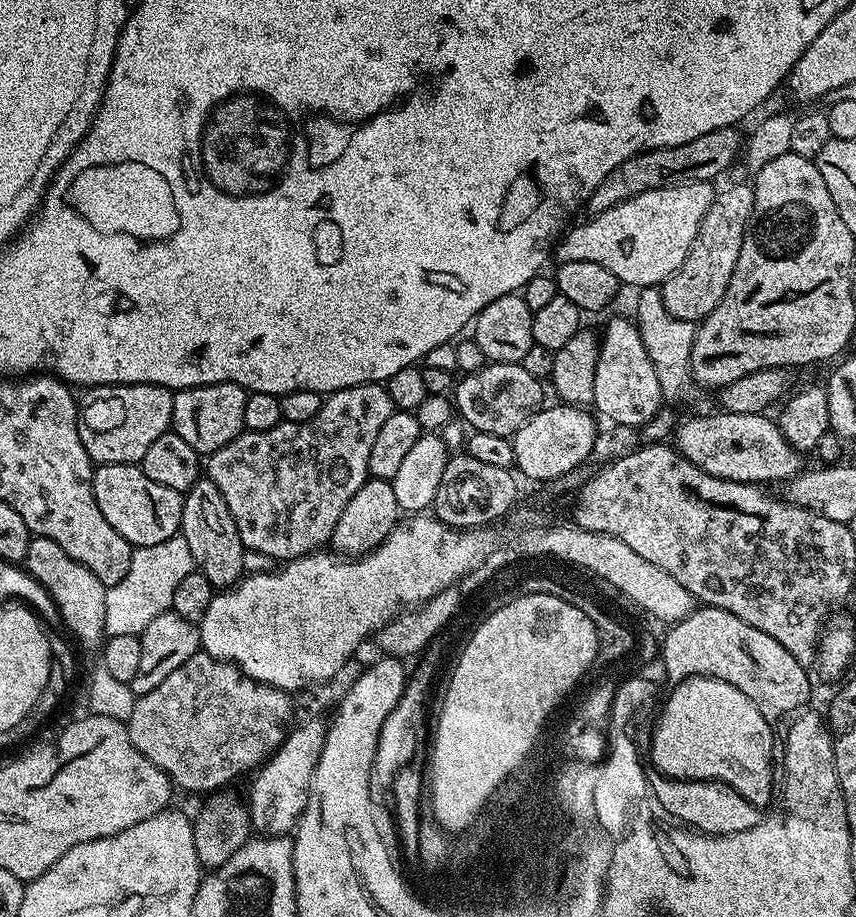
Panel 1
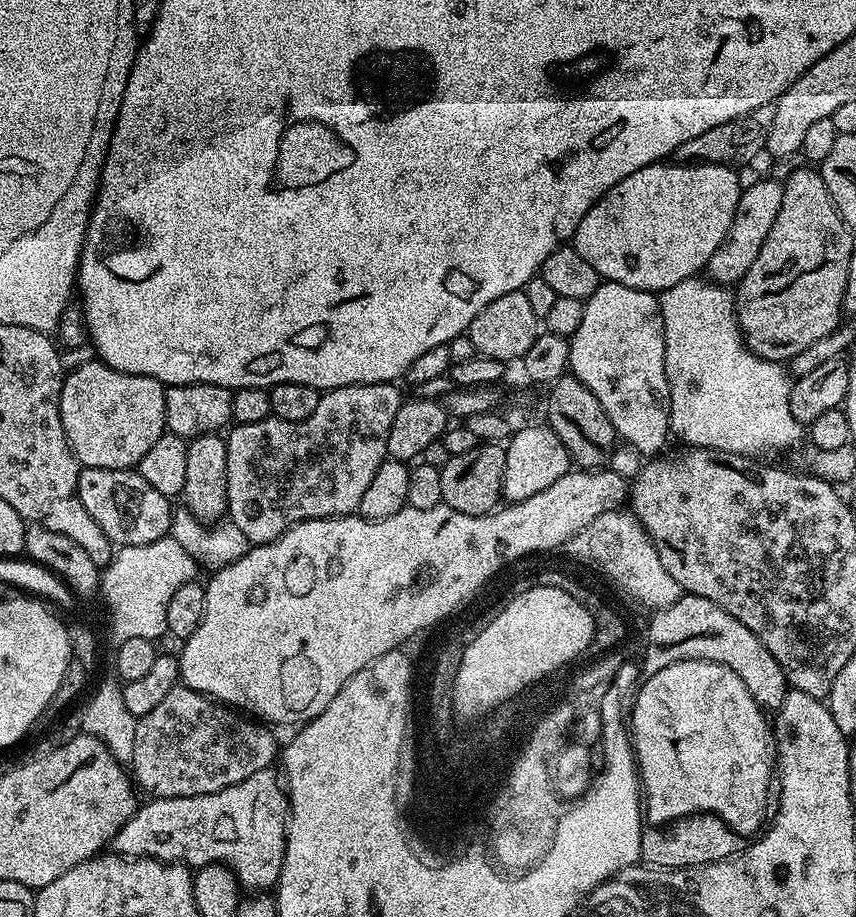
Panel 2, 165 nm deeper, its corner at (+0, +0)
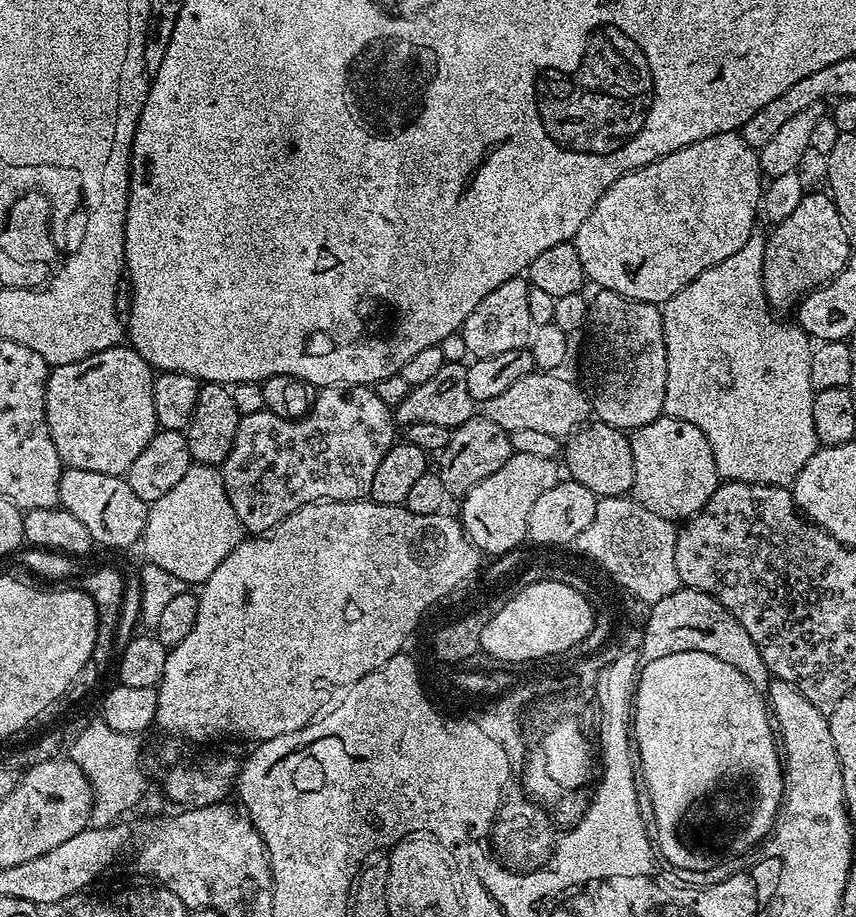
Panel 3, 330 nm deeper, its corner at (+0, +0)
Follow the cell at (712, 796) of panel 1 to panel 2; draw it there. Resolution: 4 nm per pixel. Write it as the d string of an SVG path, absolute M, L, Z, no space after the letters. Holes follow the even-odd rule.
M700 813L686 816L668 828L645 827L640 836L641 859L650 866L660 868L692 868L726 860L744 851L745 837L733 831L716 815Z

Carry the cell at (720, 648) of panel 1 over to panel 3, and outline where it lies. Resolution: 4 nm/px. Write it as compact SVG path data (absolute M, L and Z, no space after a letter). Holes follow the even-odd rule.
M681 586L672 594L672 600L664 600L660 608L652 612L652 624L648 624L648 632L644 639L644 651L641 661L647 656L666 658L666 654L678 654L679 652L701 652L702 654L714 654L714 658L734 666L738 674L746 674L749 678L768 672L766 662L762 662L762 654L758 654L758 646L750 634L710 594L702 594L693 588Z

